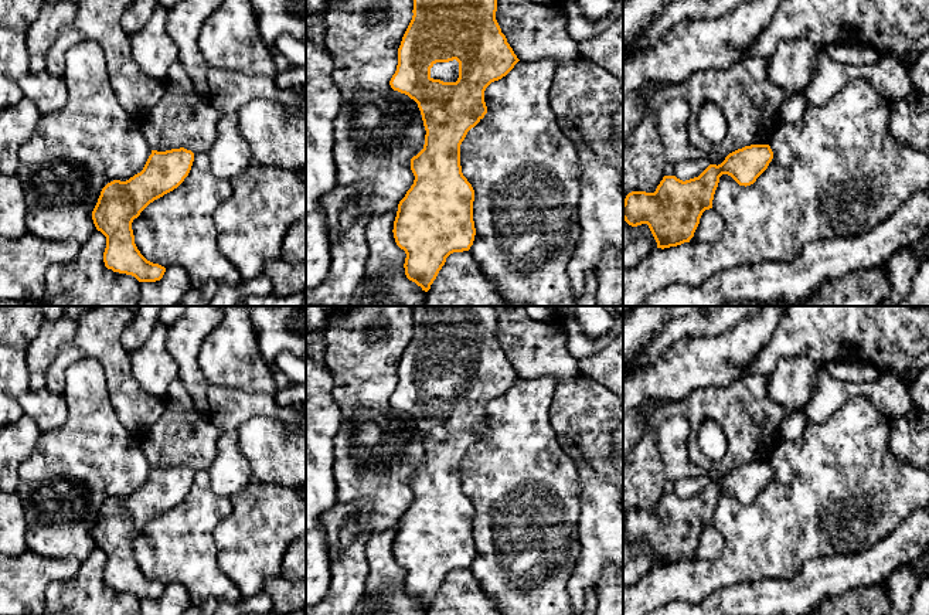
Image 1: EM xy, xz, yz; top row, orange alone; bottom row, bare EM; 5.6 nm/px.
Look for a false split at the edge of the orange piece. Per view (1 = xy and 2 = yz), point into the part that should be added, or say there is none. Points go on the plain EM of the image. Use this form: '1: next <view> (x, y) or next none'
1: next none
2: next none

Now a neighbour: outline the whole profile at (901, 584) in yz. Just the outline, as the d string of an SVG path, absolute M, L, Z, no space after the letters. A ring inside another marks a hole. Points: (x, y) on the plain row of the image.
M915 563L901 565L885 581L884 587L889 595L891 612L888 615L906 615L911 599L922 581L929 578L929 572L918 570Z

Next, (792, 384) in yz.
M806 356L780 360L770 373L768 398L789 408L806 405L816 391L819 371L826 367Z

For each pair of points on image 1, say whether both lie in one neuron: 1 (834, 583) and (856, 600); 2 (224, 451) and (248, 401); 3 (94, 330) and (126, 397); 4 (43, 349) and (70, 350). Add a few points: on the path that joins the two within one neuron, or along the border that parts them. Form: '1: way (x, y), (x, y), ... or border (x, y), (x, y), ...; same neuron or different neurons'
1: border (878, 584), (854, 585), (822, 600); different neurons
2: way (228, 438), (228, 421), (235, 414); same neuron
3: way (106, 347), (116, 363), (119, 380); same neuron
4: border (77, 322), (46, 381); different neurons

